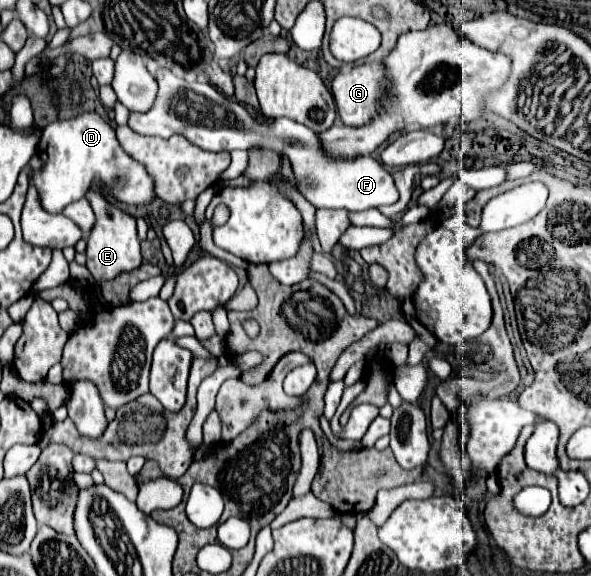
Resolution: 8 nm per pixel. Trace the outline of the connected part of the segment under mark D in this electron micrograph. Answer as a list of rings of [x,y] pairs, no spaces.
[[[95,111],[49,123],[43,129],[37,155],[43,157],[45,167],[33,181],[41,195],[41,203],[49,213],[63,213],[67,205],[83,199],[91,189],[101,189],[115,201],[137,209],[147,207],[157,199],[155,179],[147,173],[145,165],[123,151],[115,137],[115,127]]]

